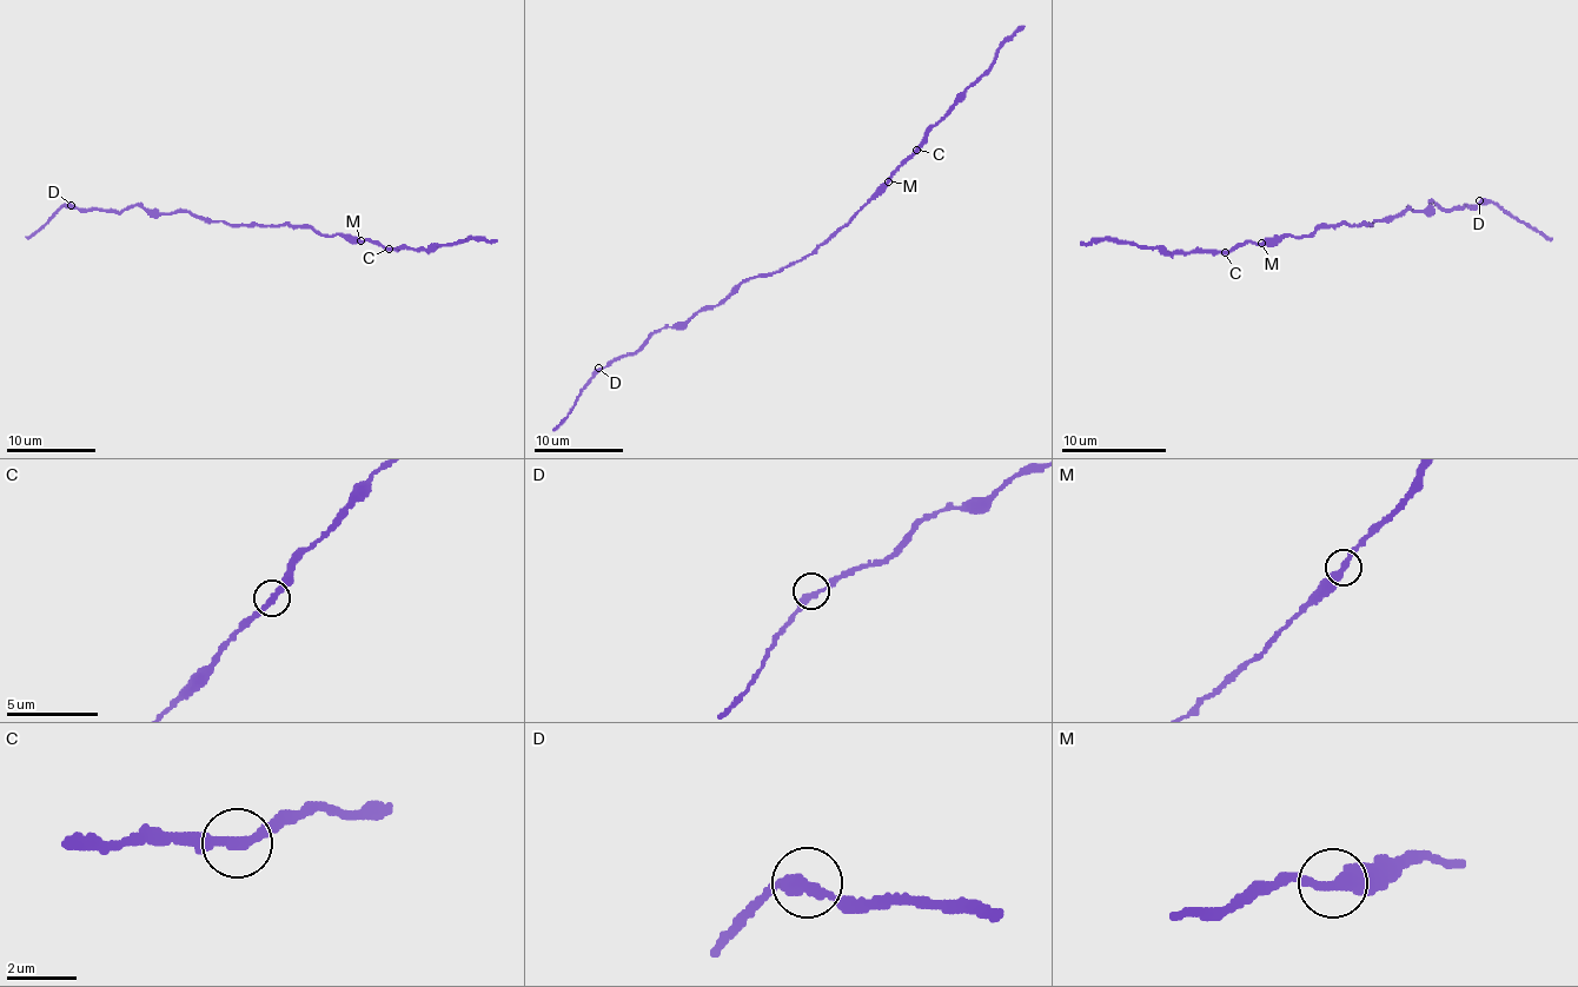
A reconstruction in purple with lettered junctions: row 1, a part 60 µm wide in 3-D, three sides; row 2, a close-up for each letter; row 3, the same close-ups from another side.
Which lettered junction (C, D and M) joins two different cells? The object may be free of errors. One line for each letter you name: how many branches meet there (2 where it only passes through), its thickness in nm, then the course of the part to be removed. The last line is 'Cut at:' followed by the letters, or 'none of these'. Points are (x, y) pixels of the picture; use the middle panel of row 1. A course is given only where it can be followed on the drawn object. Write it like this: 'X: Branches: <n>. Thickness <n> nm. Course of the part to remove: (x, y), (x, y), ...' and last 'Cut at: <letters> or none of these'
Cut at: none of these

